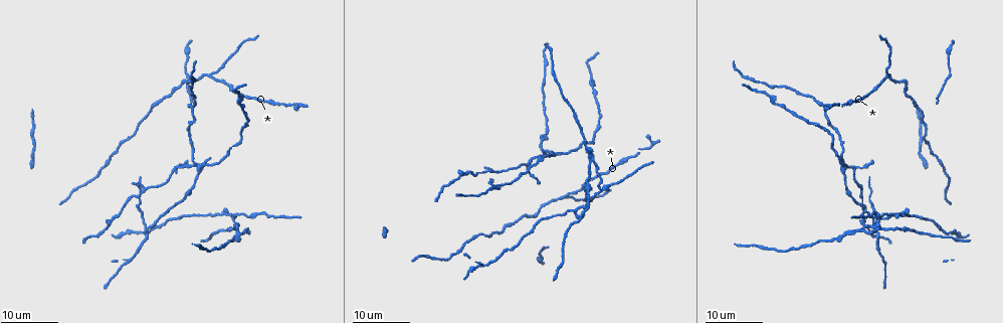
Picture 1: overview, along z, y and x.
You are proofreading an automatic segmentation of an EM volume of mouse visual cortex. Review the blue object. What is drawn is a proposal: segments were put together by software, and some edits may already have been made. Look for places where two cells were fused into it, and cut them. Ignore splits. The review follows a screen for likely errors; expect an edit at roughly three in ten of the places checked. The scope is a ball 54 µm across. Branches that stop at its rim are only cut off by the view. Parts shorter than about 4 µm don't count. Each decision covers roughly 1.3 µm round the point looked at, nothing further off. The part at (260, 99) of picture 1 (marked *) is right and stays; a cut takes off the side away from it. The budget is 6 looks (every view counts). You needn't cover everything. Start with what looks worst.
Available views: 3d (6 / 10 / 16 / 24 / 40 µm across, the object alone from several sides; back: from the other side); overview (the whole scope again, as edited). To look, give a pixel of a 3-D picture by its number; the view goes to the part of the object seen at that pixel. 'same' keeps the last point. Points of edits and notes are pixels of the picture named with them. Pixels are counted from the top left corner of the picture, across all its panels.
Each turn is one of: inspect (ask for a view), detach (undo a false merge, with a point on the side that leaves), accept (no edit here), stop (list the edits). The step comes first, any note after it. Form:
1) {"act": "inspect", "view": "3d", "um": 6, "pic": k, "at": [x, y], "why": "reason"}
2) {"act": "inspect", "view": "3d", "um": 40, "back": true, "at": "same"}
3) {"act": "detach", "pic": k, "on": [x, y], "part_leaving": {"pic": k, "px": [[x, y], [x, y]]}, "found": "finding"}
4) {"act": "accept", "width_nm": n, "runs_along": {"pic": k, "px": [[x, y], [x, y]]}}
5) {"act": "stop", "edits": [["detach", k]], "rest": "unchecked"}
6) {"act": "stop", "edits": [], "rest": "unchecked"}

{"act": "inspect", "view": "3d", "um": 24, "pic": 1, "at": [498, 184], "why": "arms part here"}

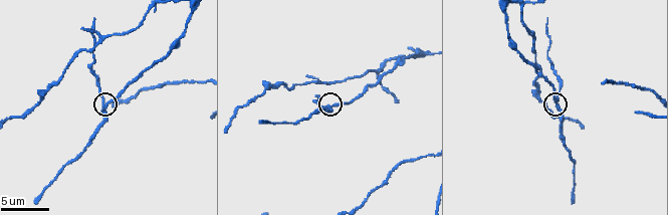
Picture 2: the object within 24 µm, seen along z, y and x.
{"act": "inspect", "view": "3d", "um": 10, "pic": 2, "at": [331, 105]}

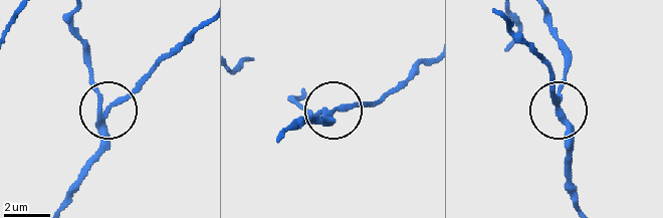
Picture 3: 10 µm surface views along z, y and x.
{"act": "detach", "pic": 3, "on": [92, 88], "width_nm": 190, "found": "two cells meet here"}

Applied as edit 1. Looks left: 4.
{"act": "inspect", "view": "overview", "why": "redraw"}

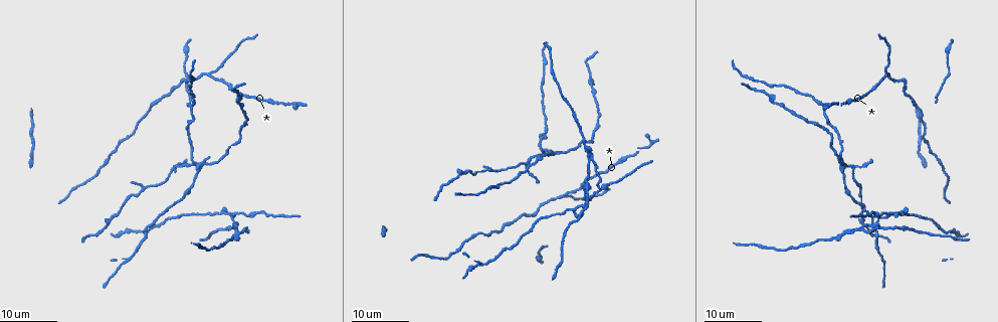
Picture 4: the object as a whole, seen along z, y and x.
{"act": "inspect", "view": "3d", "um": 24, "pic": 4, "at": [206, 72], "why": "three-way junction"}

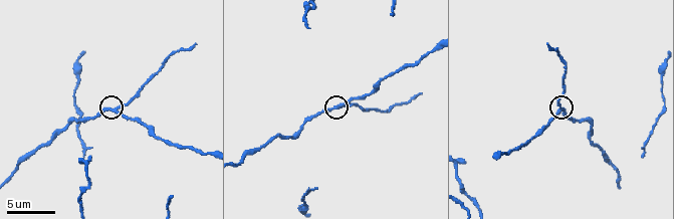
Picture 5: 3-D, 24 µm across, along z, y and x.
{"act": "inspect", "view": "3d", "um": 10, "pic": 5, "at": [341, 104]}

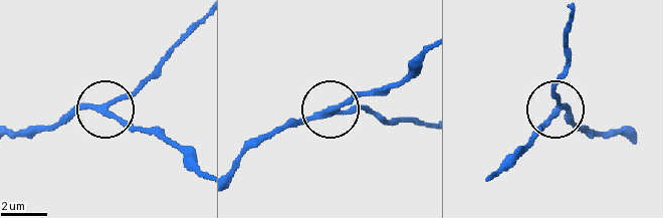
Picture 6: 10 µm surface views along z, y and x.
{"act": "accept", "width_nm": 210, "found": "continuous, no second cell"}

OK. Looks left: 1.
{"act": "stop", "edits": [["detach", 3]], "rest": "unchecked"}

